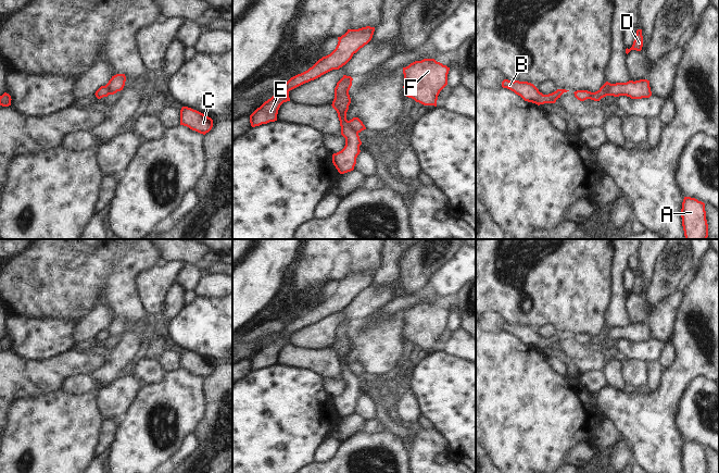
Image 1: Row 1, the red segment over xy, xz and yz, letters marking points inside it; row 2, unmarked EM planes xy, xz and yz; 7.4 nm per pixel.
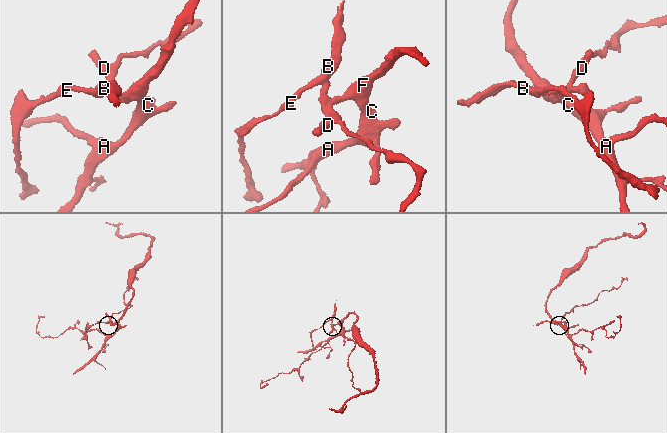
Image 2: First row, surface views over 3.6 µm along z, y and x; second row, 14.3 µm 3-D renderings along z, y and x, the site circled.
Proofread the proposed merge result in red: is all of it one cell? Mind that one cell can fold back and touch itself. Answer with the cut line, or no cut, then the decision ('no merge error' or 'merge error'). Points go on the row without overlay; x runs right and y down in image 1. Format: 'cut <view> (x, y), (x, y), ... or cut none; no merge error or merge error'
cut xz (348, 364), (351, 372), (357, 376); merge error

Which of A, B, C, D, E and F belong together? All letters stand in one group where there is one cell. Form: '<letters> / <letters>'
A C D F / B E

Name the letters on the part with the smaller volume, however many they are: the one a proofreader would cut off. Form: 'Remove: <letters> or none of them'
Remove: B, E

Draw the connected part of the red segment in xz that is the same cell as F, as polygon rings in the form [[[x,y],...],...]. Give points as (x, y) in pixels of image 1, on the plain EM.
[[[434,302],[415,304],[403,311],[404,338],[424,349],[437,350],[440,335],[447,328],[450,311]]]

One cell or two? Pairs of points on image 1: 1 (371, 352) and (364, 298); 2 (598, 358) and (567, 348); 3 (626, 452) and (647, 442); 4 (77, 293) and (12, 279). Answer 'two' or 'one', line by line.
1: two
2: one
3: two
4: one

